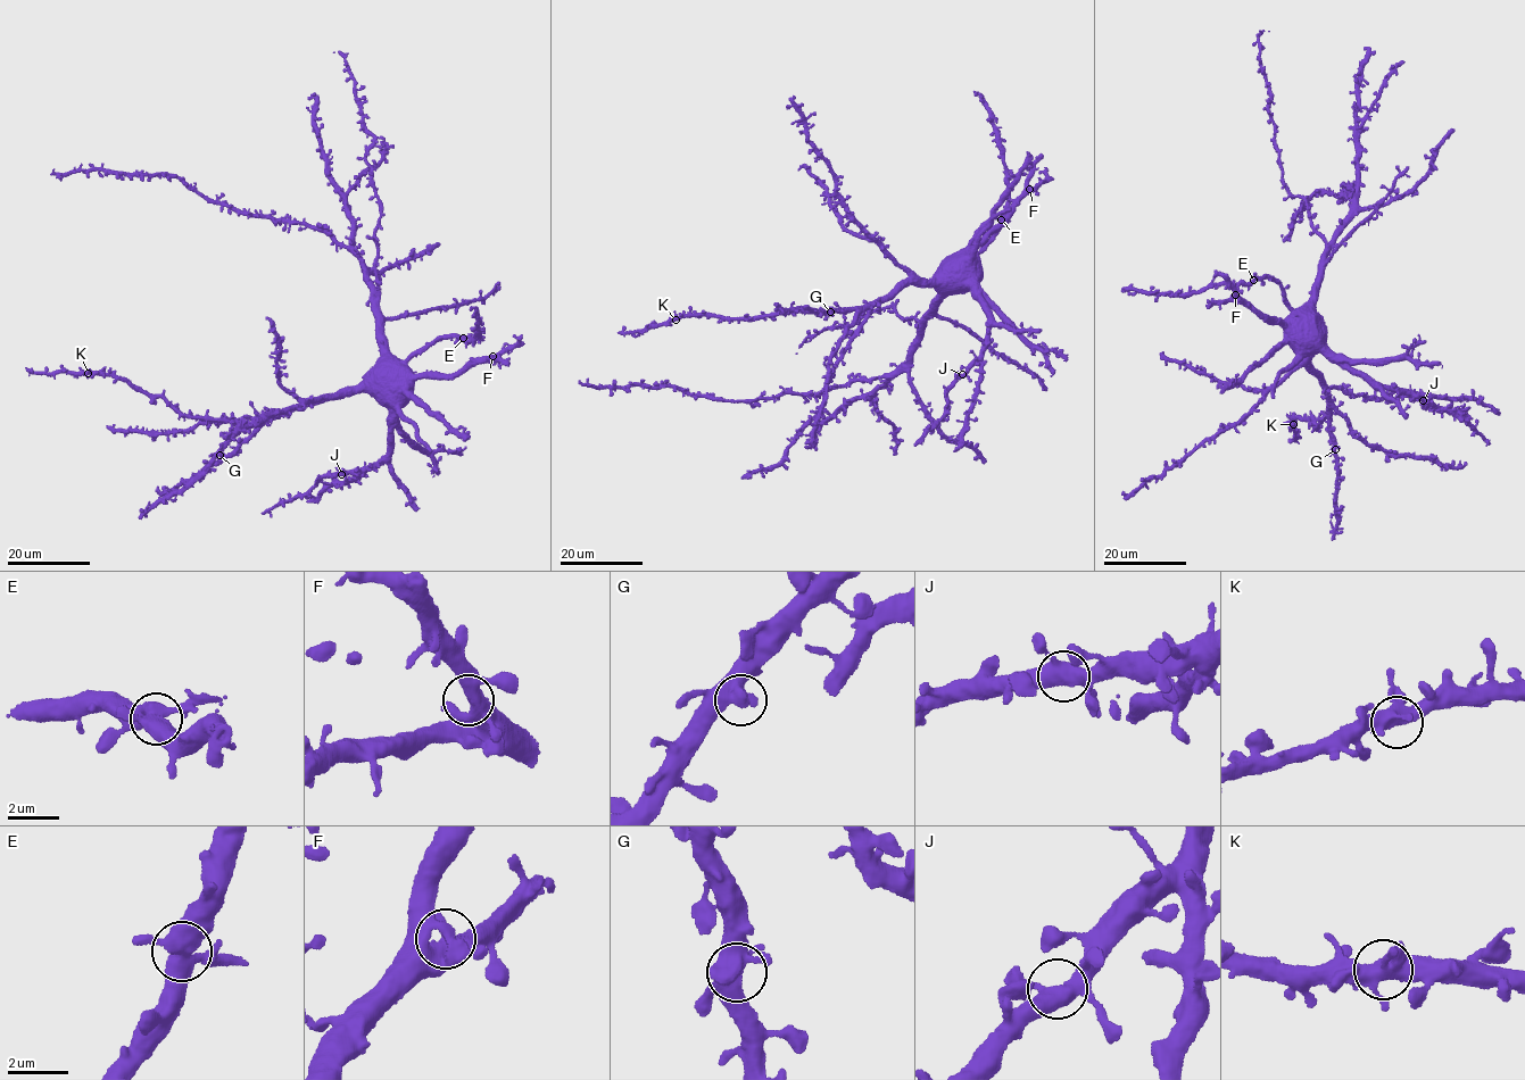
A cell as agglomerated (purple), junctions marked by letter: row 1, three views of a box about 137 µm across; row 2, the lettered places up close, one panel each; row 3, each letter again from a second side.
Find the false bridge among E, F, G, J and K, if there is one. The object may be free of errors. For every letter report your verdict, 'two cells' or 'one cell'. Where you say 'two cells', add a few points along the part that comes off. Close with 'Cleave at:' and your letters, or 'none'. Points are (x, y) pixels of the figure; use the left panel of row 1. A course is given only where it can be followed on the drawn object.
E: one cell
F: one cell
G: one cell
J: one cell
K: one cell
Cleave at: none

